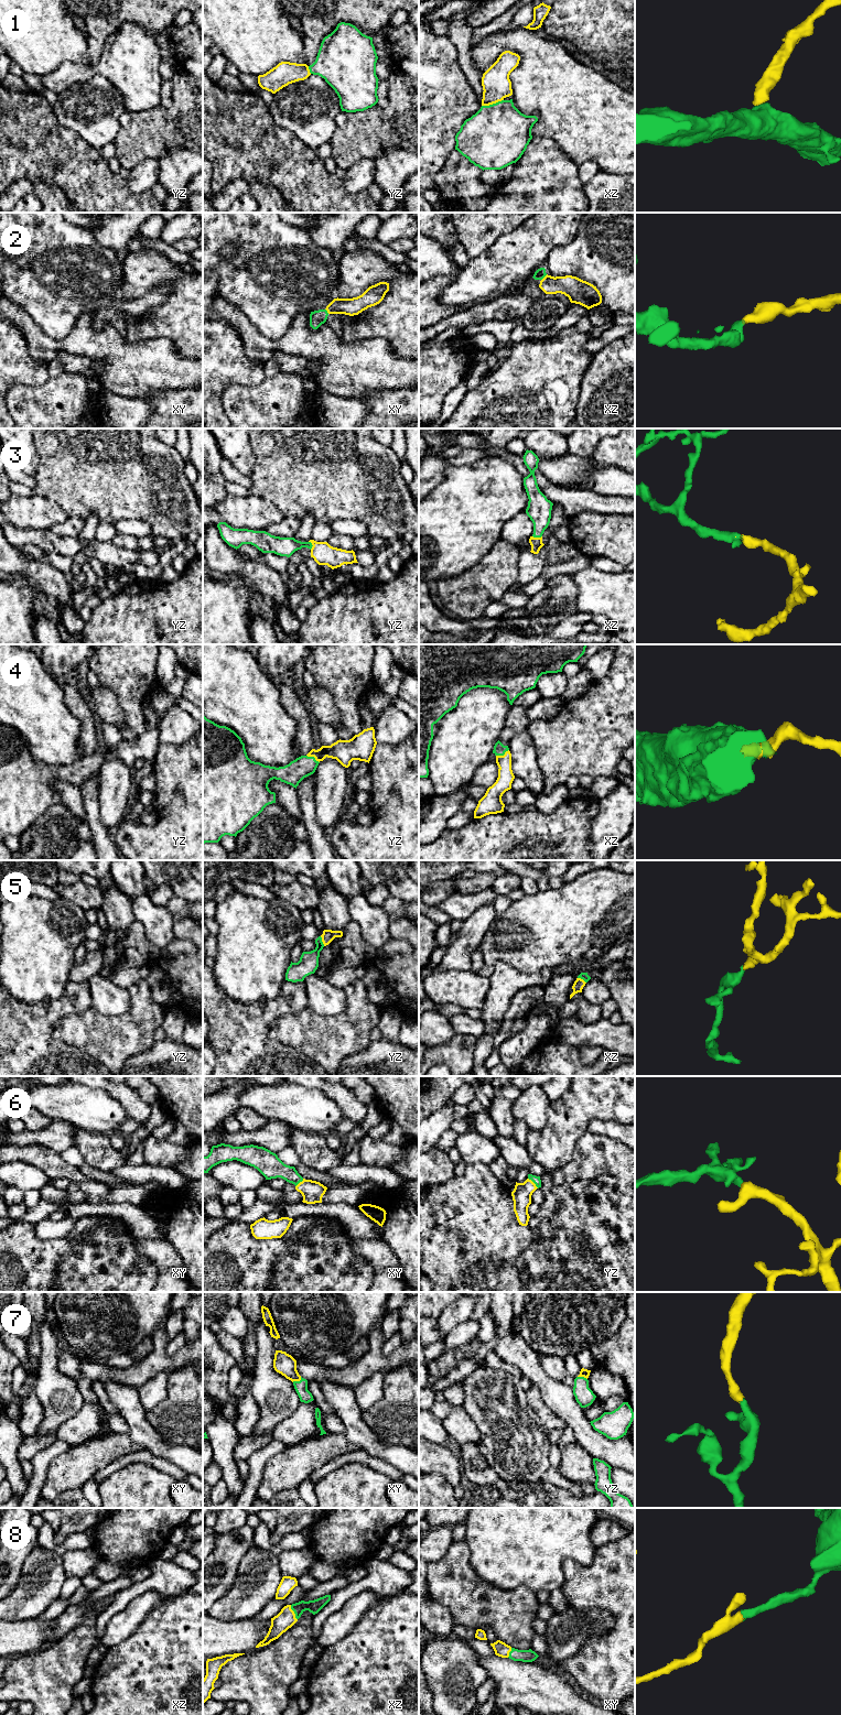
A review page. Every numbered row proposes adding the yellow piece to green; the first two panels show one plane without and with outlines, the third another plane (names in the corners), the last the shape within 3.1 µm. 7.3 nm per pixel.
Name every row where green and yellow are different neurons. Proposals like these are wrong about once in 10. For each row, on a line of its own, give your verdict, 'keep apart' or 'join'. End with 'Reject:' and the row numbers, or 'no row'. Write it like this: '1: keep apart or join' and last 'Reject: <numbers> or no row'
1: join
2: join
3: join
4: join
5: join
6: join
7: join
8: join
Reject: no row

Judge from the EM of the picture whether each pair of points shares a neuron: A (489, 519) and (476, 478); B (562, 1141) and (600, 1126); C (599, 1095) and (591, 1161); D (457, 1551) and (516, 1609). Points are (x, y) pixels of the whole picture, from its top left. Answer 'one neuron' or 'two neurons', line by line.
A: one neuron
B: two neurons
C: two neurons
D: one neuron

